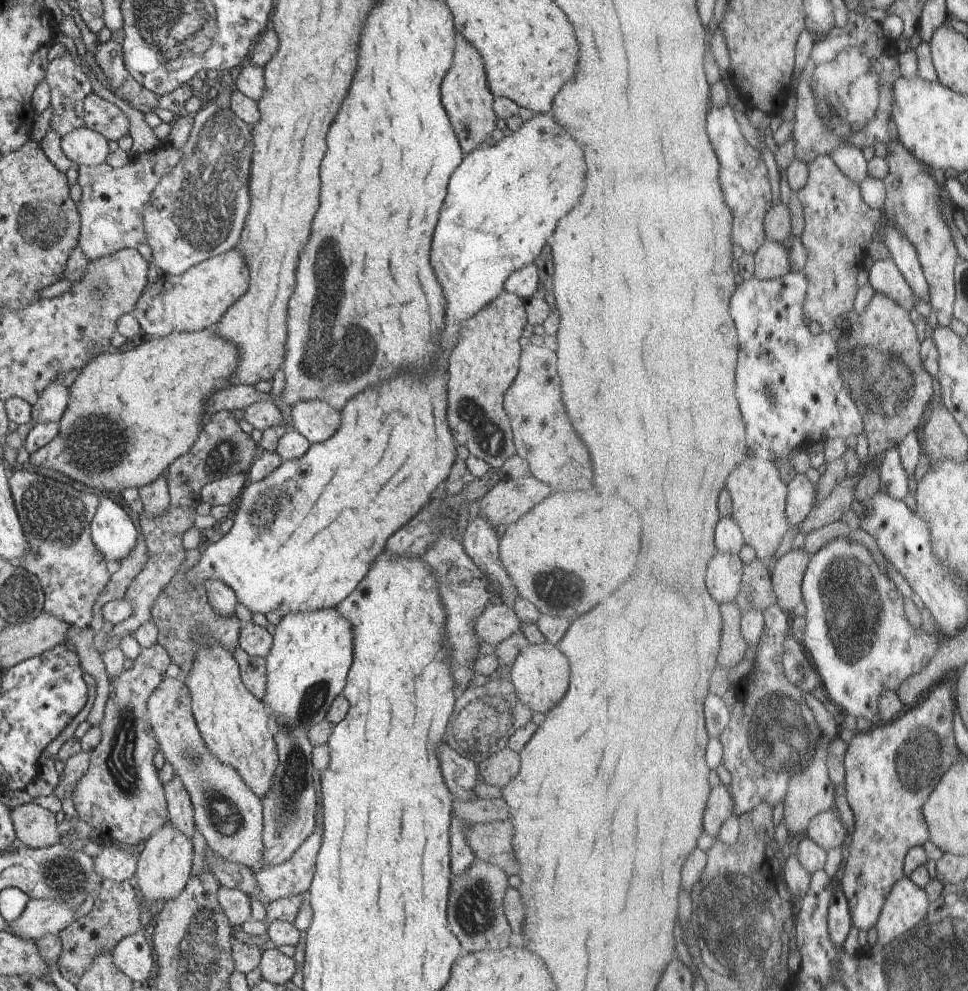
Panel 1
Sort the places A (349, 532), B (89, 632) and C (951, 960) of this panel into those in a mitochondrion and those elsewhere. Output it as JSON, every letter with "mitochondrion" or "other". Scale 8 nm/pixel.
{"A":"other","B":"other","C":"mitochondrion"}

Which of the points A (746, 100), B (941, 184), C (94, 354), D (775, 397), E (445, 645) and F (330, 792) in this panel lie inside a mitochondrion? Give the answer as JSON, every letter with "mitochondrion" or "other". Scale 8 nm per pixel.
{"A":"other","B":"other","C":"other","D":"mitochondrion","E":"other","F":"other"}

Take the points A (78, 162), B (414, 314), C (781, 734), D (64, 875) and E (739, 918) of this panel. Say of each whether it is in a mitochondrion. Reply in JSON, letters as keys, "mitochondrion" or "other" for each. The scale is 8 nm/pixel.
{"A":"other","B":"other","C":"mitochondrion","D":"mitochondrion","E":"mitochondrion"}

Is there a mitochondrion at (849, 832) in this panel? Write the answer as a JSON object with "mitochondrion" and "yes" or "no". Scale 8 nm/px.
{"mitochondrion":"no"}

